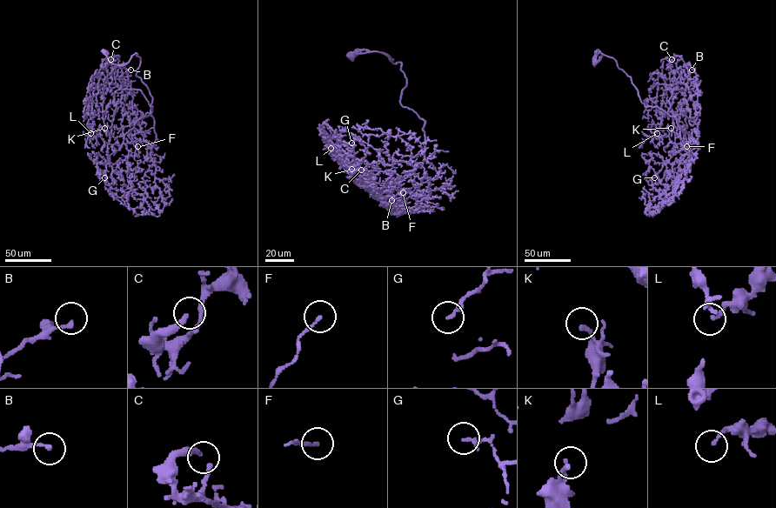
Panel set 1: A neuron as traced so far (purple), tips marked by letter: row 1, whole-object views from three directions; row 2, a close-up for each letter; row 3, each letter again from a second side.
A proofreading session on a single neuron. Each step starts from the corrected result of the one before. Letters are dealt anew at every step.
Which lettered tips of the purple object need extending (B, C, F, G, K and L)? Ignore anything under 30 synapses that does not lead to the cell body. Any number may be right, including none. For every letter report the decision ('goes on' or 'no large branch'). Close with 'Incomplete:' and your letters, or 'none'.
B: no large branch
C: no large branch
F: no large branch
G: no large branch
K: no large branch
L: no large branch
Incomplete: none

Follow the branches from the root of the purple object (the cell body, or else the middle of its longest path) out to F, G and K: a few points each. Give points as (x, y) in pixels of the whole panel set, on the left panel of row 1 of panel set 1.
F: (104, 53), (118, 65), (140, 57), (136, 75), (152, 97), (154, 123), (131, 136), (136, 155), (137, 146)
G: (104, 53), (118, 65), (140, 57), (136, 75), (152, 97), (156, 186), (140, 194), (112, 189), (104, 177)
K: (104, 53), (118, 65), (137, 53), (152, 97), (151, 112), (140, 90), (117, 90), (104, 128)

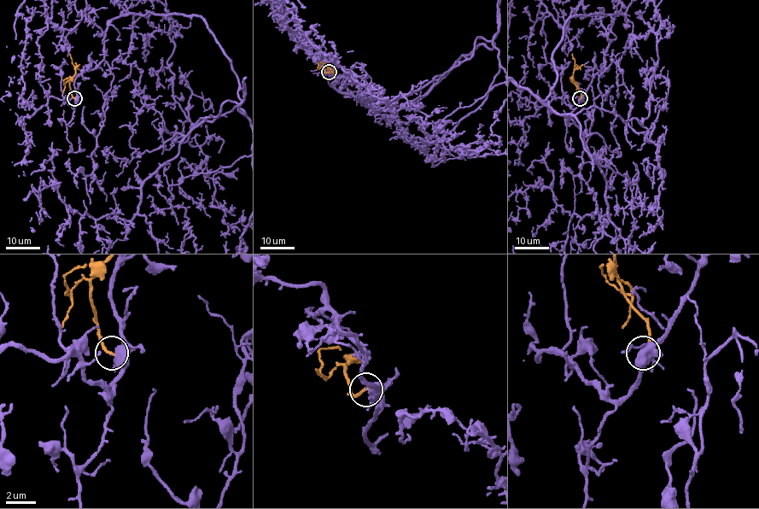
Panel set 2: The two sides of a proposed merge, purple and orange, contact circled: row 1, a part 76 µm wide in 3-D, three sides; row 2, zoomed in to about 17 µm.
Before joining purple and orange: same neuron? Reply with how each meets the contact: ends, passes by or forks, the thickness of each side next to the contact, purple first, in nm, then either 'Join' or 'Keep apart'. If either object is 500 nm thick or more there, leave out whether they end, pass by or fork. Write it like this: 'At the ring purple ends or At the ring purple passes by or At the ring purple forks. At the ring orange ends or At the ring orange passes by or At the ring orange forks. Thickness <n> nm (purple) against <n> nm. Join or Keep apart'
At the ring purple passes by. At the ring orange ends. Thickness 400 nm (purple) against 220 nm. Join

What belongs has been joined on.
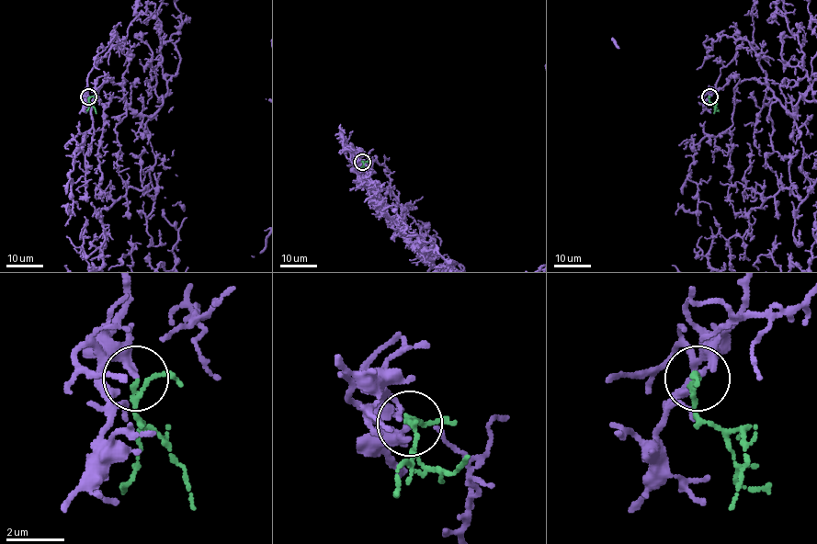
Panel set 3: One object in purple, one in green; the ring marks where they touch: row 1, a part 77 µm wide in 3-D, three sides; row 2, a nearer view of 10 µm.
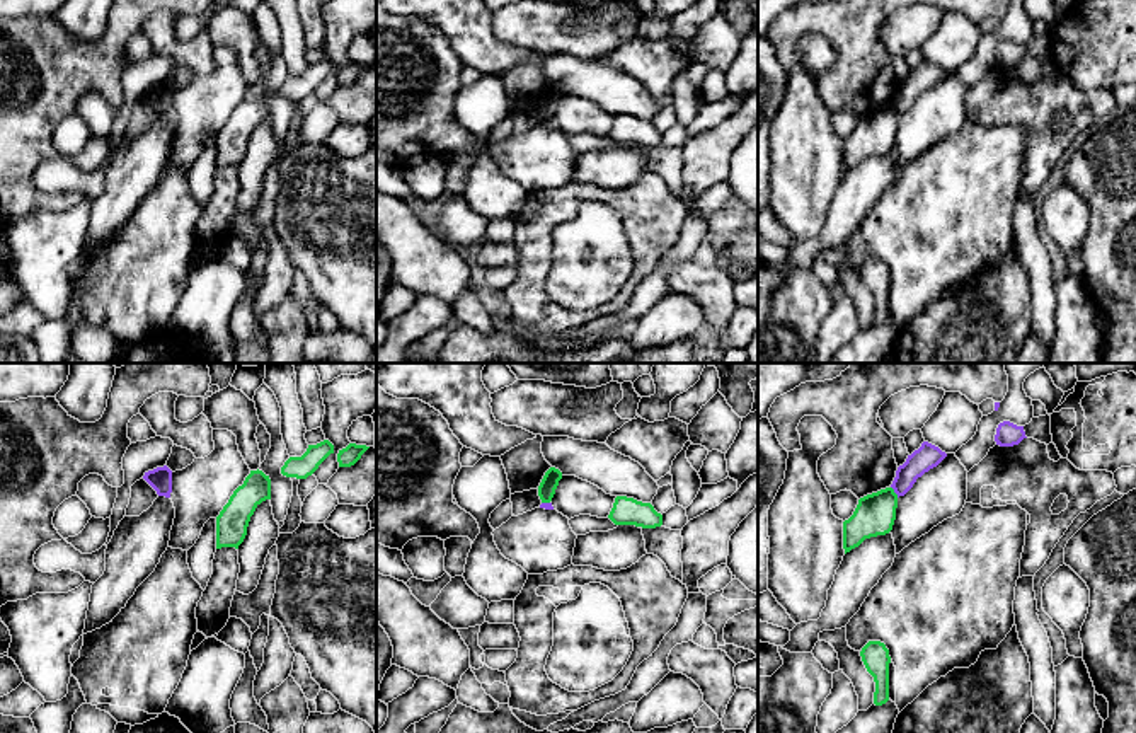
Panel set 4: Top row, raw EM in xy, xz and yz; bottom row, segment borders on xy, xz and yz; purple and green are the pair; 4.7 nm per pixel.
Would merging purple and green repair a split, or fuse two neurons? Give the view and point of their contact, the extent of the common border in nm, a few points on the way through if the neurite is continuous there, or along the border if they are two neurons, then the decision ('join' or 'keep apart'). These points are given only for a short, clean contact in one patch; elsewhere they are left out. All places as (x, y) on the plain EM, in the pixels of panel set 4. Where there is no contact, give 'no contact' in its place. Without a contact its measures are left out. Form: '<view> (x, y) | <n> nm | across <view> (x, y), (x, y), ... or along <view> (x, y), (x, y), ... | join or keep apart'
yz (895, 109) | 70 nm | along yz (891, 104), (898, 115) | keep apart

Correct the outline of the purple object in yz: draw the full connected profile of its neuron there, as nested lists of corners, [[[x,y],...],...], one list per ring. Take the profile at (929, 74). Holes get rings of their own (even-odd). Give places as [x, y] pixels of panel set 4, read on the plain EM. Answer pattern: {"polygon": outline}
{"polygon": [[[923,60],[918,68],[908,73],[906,80],[898,85],[896,95],[891,102],[894,111],[904,114],[918,95],[921,95],[930,87],[937,85],[947,75],[938,65]]]}

